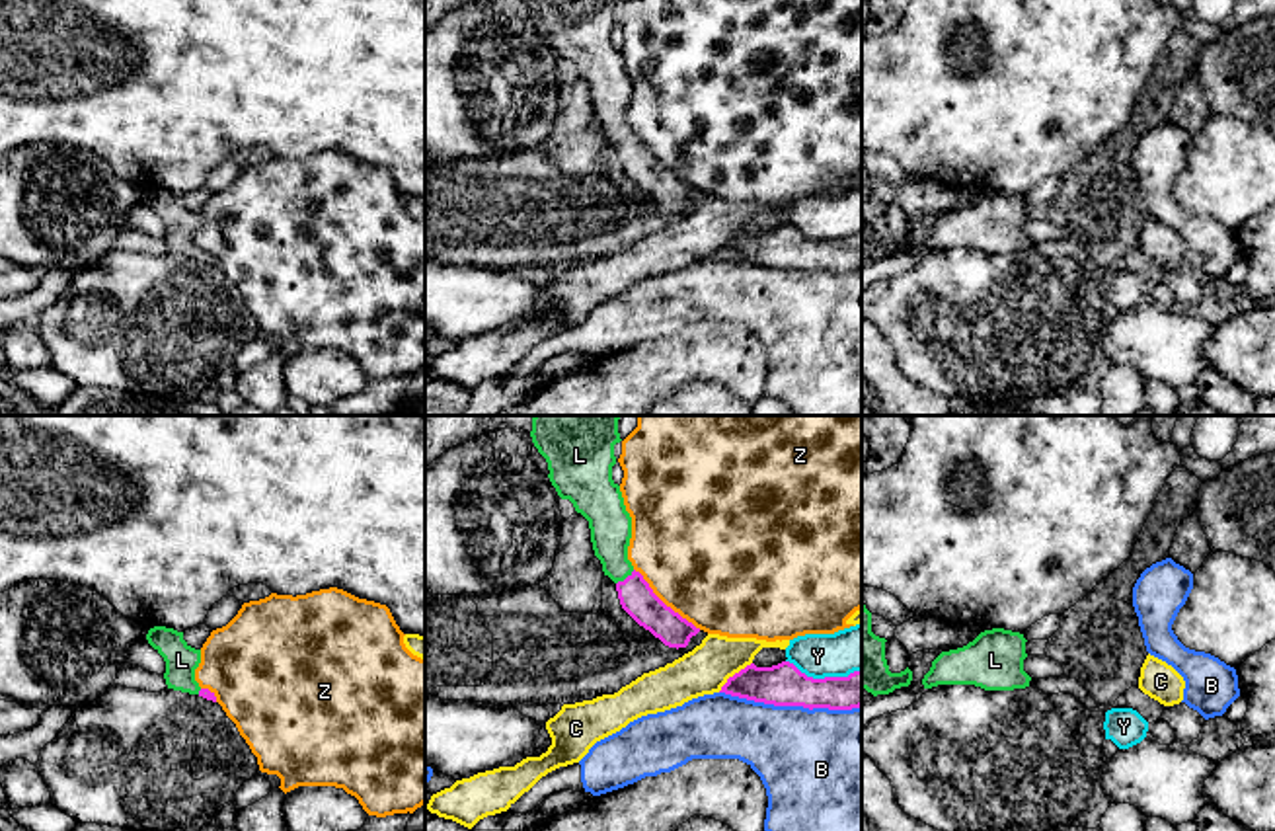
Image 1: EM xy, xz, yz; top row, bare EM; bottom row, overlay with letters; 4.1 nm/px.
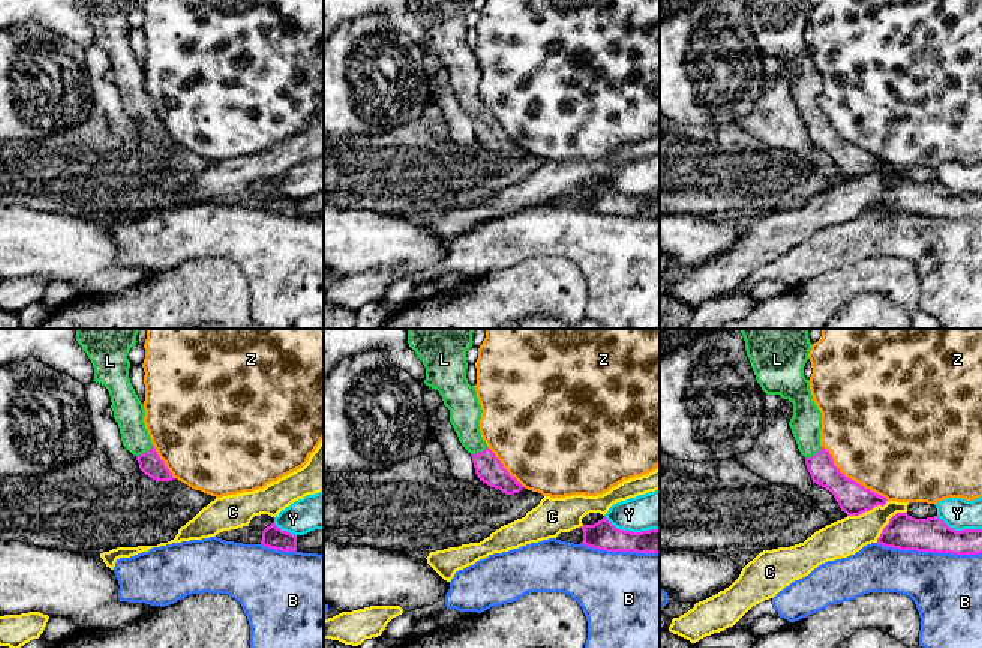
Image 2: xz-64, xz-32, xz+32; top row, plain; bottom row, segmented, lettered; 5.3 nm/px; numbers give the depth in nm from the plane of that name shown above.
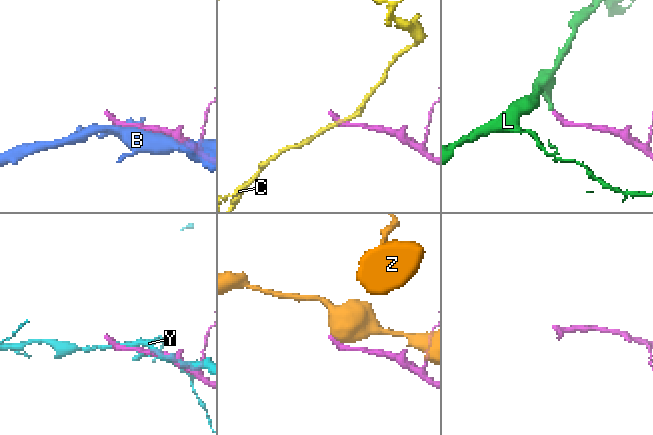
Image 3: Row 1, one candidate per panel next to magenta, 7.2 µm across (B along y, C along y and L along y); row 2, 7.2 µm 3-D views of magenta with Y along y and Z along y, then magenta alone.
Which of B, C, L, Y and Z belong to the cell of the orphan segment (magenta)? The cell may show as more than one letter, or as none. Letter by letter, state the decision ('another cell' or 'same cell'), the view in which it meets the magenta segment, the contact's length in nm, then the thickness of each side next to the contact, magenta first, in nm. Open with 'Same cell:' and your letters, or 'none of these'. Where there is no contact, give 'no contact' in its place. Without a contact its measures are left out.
Same cell: L
B: another cell | xz | 600 nm | 180/440 nm
C: another cell | xz | 190 nm | 180/200 nm
L: same cell | xz | 100 nm | 140/180 nm
Y: another cell | xz | 320 nm | 180/190 nm
Z: another cell | xz | 380 nm | 140/500 nm

